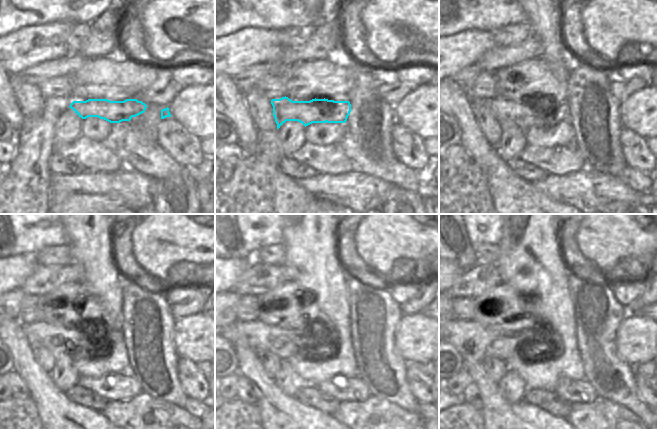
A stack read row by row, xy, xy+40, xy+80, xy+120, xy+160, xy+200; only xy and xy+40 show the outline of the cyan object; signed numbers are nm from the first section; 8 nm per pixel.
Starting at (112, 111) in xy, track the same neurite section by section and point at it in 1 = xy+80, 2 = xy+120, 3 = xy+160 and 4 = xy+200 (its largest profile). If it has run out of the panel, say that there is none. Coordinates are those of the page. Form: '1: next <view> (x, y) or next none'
1: next xy+80 (509, 114)
2: next xy+120 (76, 343)
3: next xy+160 (285, 343)
4: next xy+200 (474, 342)

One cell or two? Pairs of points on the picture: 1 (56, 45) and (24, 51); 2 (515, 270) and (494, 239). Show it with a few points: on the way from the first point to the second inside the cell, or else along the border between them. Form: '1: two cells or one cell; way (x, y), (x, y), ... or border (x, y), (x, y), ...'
1: one cell; way (48, 45), (32, 46)
2: two cells; border (503, 224), (503, 233), (498, 244)

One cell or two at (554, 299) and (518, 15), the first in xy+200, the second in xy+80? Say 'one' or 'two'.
two

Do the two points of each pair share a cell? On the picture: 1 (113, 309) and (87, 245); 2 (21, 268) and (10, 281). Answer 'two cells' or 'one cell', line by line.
1: one cell
2: one cell

